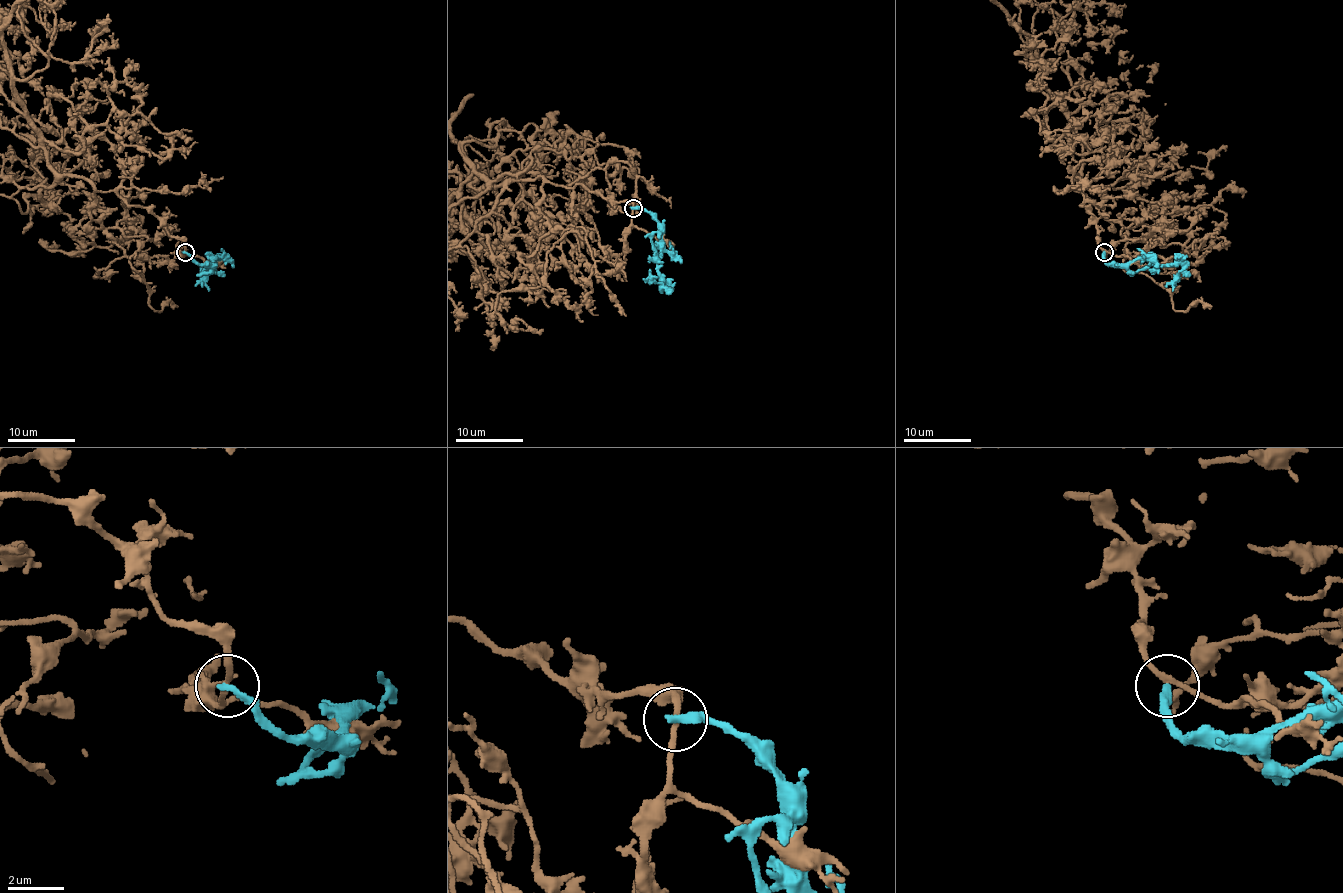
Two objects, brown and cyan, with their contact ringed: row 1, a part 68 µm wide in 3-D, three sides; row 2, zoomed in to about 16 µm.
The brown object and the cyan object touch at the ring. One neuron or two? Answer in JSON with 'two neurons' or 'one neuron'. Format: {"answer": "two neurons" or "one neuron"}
{"answer": "two neurons"}

